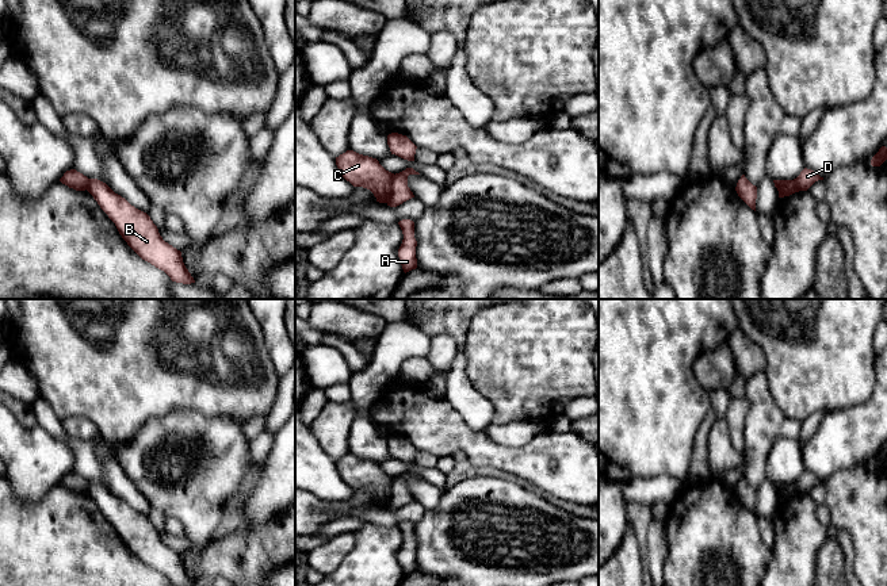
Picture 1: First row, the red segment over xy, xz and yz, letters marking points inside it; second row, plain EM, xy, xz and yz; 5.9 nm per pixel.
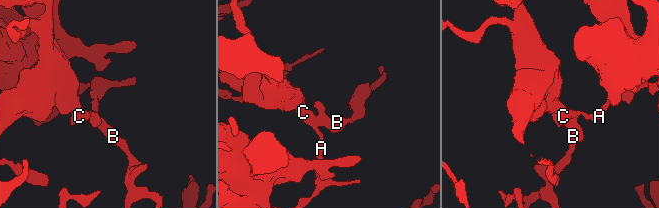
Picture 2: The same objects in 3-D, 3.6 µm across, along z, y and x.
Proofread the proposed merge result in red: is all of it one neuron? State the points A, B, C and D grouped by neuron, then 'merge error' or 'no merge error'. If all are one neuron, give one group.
A B D / C | merge error

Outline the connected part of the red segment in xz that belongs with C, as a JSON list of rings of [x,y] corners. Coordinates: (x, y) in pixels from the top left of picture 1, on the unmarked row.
[[[347,453],[336,460],[336,468],[343,480],[353,490],[367,491],[374,497],[376,505],[387,506],[394,476],[386,474],[376,461]]]

